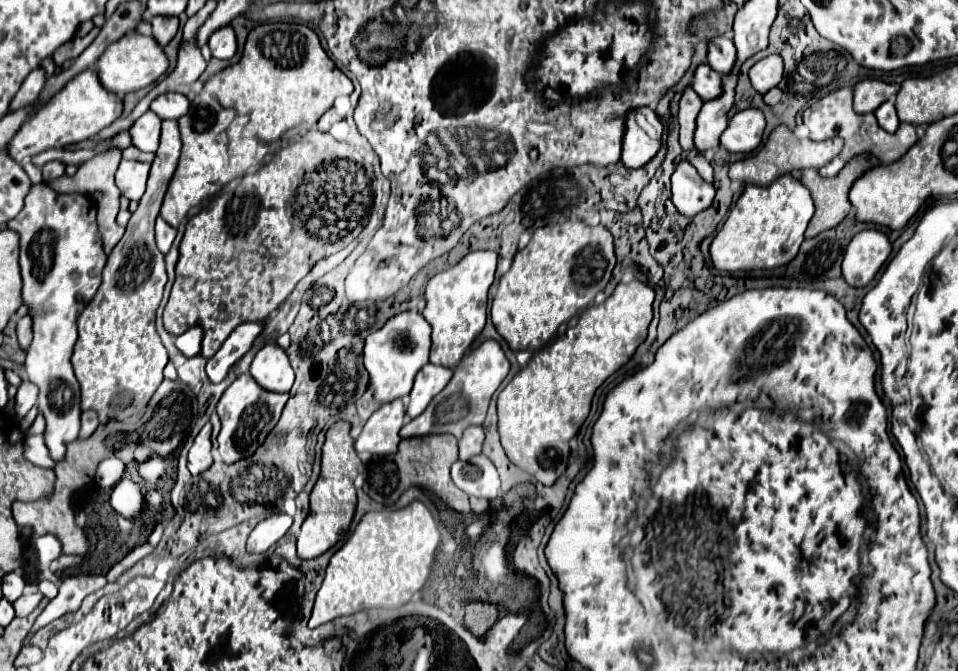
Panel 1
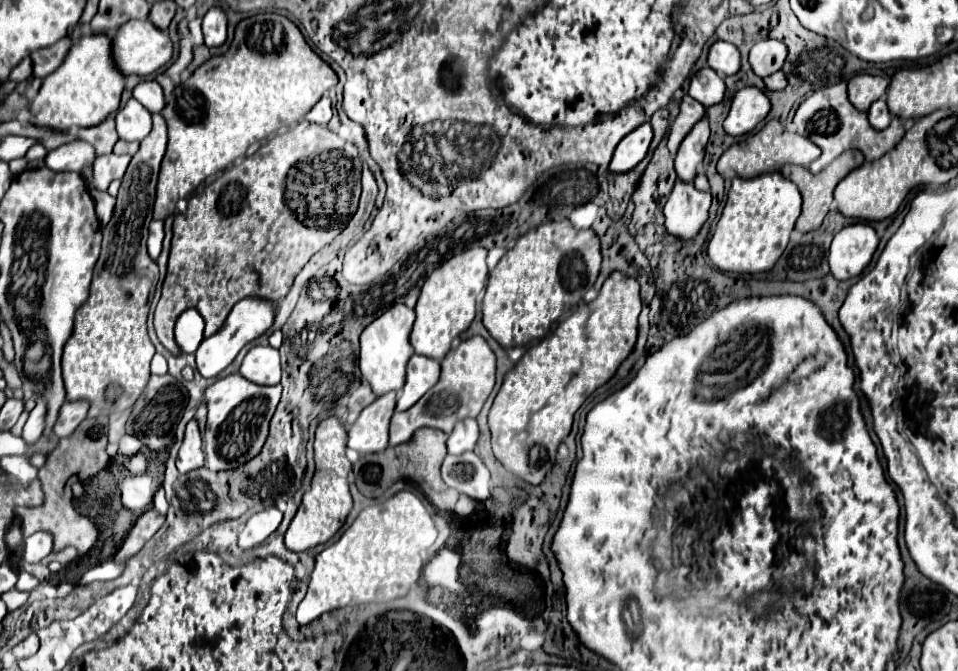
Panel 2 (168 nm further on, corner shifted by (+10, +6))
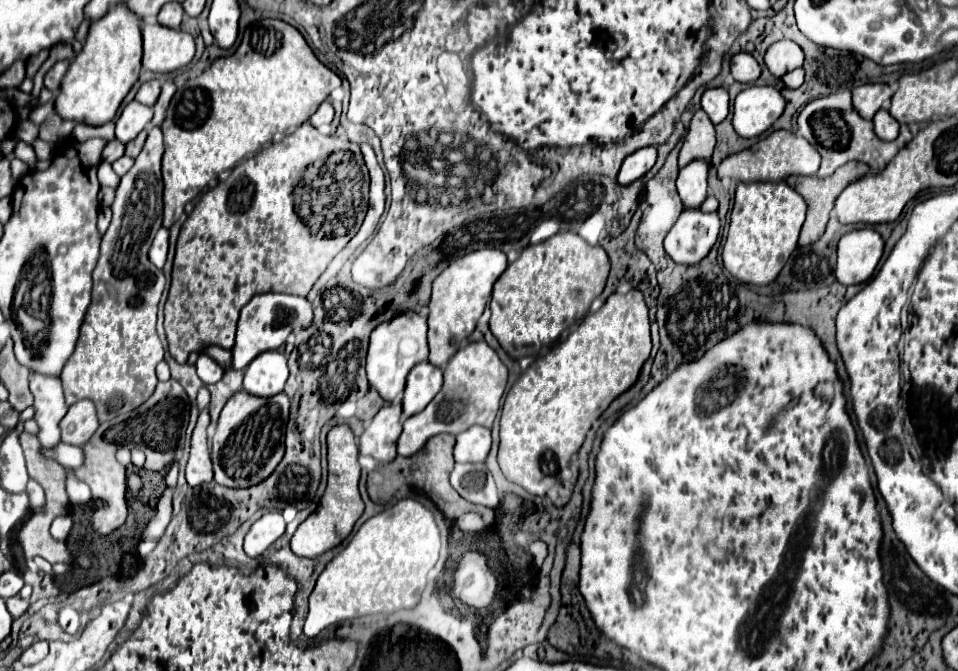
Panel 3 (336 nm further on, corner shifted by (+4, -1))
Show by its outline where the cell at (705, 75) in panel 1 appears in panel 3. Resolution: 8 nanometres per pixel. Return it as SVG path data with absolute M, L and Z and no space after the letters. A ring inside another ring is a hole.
M724 86L708 88L702 94L702 110L714 124L720 124L728 116L728 90Z

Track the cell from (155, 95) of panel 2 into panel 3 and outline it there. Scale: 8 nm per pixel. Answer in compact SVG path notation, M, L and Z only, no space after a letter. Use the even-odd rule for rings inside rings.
M150 80L150 82L140 86L140 90L136 94L136 100L146 104L146 106L154 106L158 96L160 96L160 82L158 80Z

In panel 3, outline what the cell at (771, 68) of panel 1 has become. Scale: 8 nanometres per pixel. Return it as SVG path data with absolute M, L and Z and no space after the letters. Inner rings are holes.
M792 40L774 42L764 54L764 64L774 78L780 78L780 76L792 72L794 68L800 68L802 62L804 62L804 52Z

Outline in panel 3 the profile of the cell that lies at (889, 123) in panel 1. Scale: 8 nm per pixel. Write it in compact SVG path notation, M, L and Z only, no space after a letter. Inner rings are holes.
M878 110L874 116L874 132L882 140L896 140L898 136L898 122L890 116L888 110Z

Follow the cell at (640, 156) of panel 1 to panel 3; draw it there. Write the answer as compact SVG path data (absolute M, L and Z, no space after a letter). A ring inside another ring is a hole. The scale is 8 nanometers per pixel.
M648 146L648 148L640 148L638 152L632 152L632 156L626 156L620 172L618 172L618 182L622 186L632 184L634 180L638 180L640 176L644 176L656 162L656 148Z

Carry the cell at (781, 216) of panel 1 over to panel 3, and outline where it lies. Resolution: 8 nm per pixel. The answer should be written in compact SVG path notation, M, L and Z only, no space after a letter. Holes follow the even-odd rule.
M784 180L738 184L736 202L730 216L730 230L722 248L724 268L746 284L766 286L774 282L796 248L804 218L806 202Z

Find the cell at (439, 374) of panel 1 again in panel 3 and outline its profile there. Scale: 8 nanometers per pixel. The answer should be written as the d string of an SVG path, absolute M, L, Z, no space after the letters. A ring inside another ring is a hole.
M420 362L406 380L402 414L410 418L426 408L426 404L440 392L442 388L442 370L432 366L430 362Z

